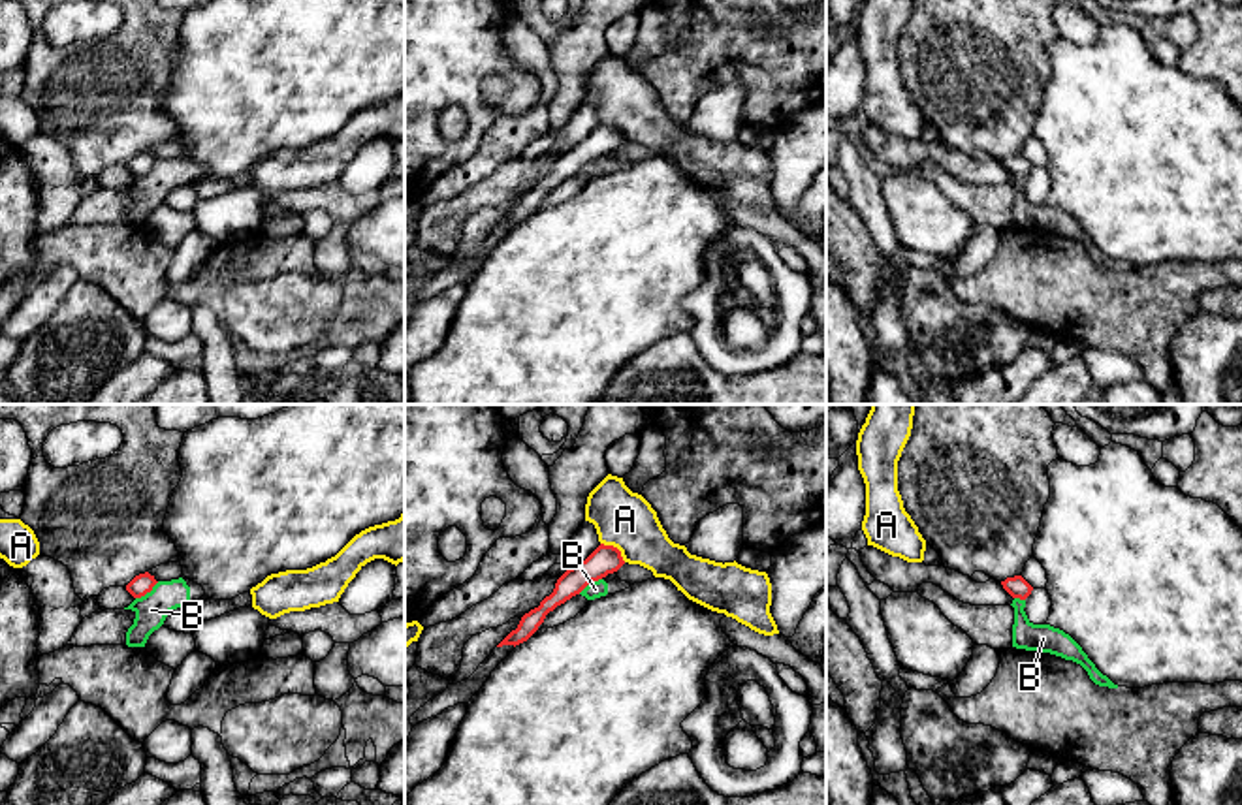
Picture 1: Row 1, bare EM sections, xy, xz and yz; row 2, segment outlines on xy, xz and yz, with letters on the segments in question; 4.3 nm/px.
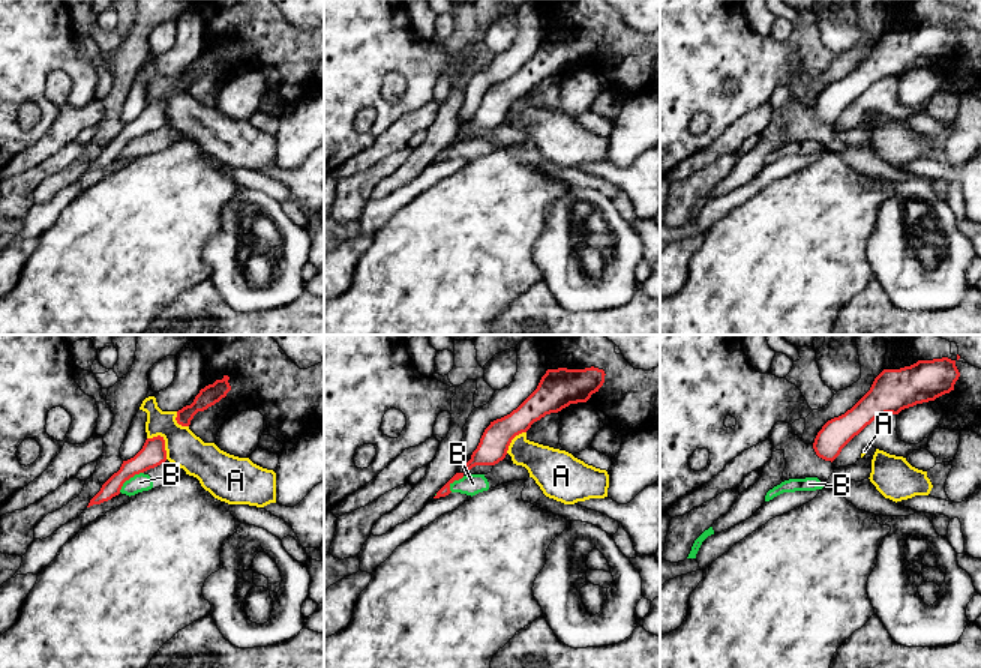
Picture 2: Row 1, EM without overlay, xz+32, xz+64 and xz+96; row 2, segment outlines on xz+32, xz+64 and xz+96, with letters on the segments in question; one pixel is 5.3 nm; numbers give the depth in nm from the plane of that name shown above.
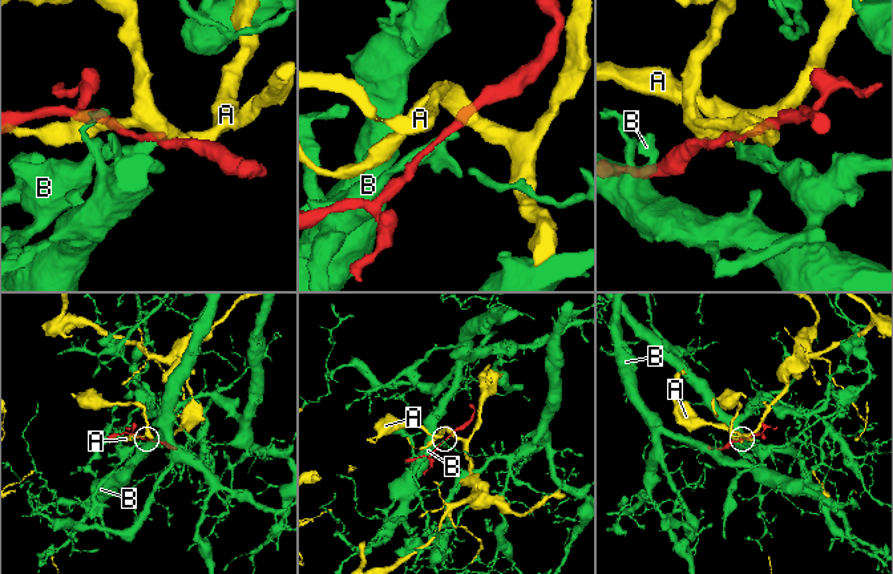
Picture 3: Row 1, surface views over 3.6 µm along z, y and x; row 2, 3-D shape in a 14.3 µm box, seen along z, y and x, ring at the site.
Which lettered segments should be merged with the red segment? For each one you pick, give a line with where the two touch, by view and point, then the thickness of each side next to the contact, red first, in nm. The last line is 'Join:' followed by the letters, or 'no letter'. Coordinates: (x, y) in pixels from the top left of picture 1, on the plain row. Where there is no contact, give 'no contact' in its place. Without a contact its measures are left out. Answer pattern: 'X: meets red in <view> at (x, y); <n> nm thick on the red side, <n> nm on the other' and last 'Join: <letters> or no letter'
Join: no letter

